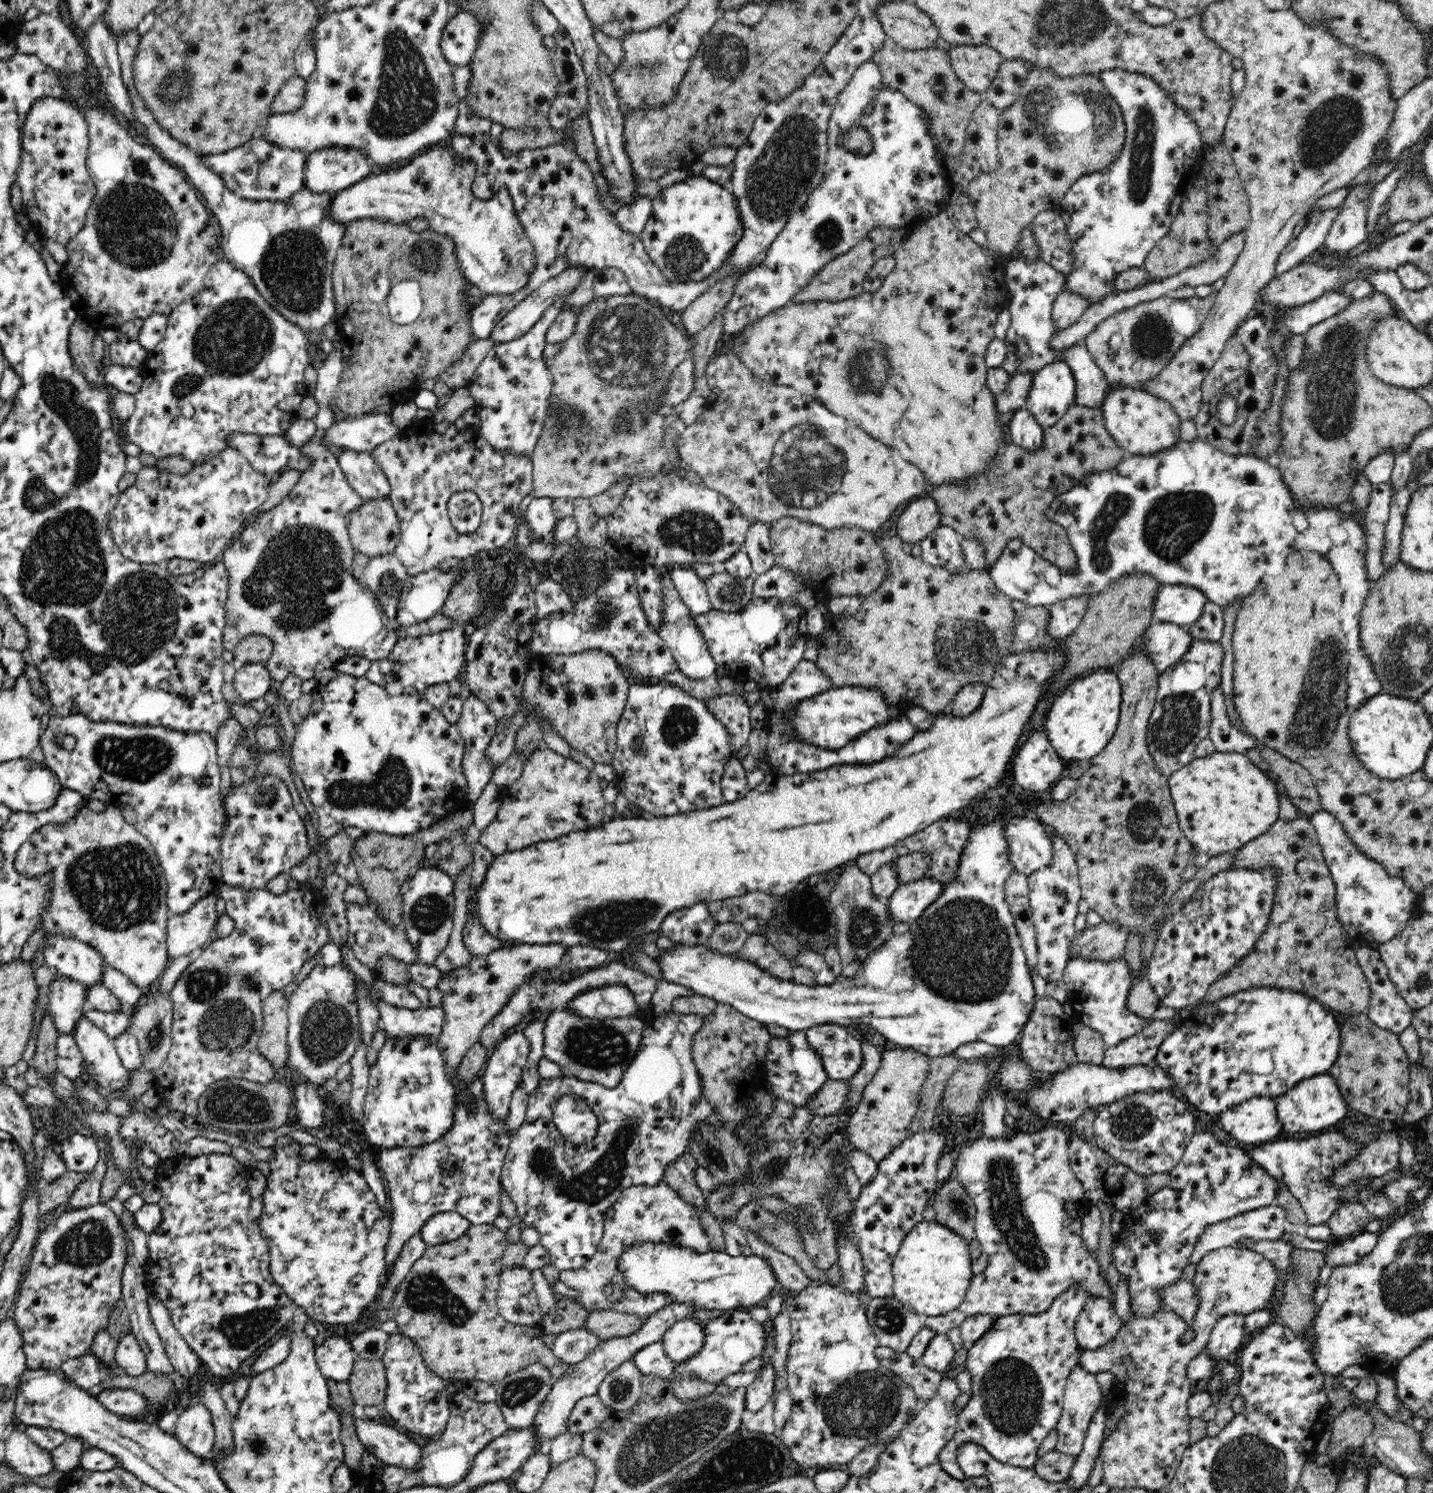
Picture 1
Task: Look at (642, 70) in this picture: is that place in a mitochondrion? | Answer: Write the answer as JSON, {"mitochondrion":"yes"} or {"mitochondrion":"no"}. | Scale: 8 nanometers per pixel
{"mitochondrion":"yes"}

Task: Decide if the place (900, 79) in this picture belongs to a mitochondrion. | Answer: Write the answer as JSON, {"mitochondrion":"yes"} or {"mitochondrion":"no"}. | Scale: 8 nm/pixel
{"mitochondrion":"no"}

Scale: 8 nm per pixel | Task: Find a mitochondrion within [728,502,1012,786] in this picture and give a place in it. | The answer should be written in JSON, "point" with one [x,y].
{"point":[959,646]}

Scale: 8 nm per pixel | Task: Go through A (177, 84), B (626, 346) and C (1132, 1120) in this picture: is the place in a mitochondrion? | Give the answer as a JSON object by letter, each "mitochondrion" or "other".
{"A":"mitochondrion","B":"mitochondrion","C":"mitochondrion"}

